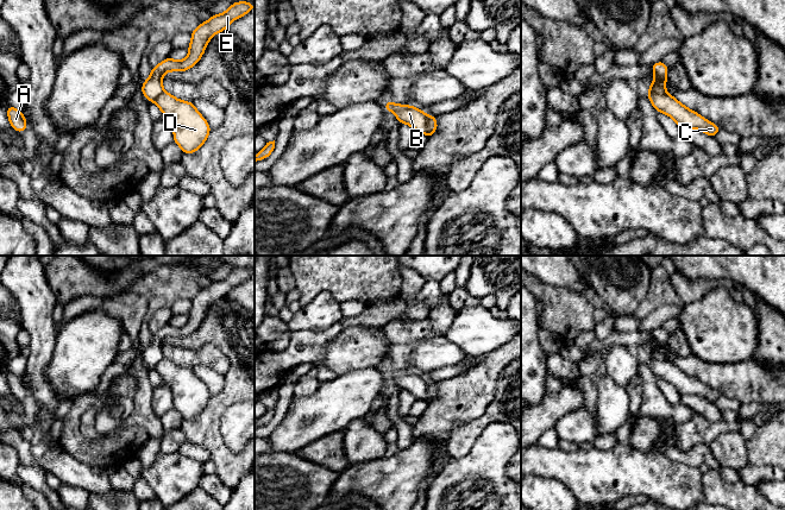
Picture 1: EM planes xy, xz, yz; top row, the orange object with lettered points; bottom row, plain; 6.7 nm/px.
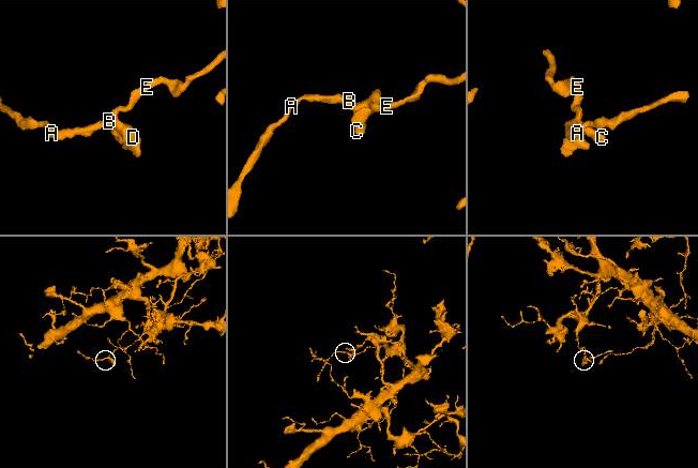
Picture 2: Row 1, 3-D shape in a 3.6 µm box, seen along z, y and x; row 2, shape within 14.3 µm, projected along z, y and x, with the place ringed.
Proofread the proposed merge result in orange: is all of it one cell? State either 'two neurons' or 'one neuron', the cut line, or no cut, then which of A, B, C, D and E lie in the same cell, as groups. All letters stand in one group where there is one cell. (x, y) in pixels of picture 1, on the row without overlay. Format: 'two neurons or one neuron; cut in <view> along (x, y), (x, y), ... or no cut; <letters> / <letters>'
two neurons; cut in yz along (665, 358), (647, 360); A B E / C D

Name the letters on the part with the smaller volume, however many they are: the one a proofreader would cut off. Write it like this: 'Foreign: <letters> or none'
Foreign: C, D

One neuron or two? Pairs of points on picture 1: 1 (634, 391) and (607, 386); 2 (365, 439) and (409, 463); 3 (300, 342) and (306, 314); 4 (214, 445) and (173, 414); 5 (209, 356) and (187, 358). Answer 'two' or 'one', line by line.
1: two
2: two
3: two
4: two
5: one

